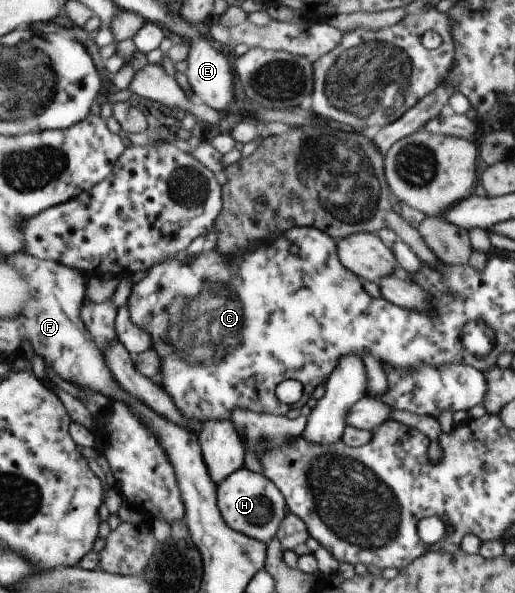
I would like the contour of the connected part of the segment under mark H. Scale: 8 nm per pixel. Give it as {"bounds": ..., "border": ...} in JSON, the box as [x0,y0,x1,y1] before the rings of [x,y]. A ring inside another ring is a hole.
{"bounds":[216,466,284,545],"border":[[[244,466],[216,485],[216,504],[224,524],[248,538],[267,545],[284,518],[284,499],[273,481],[246,470]]]}

